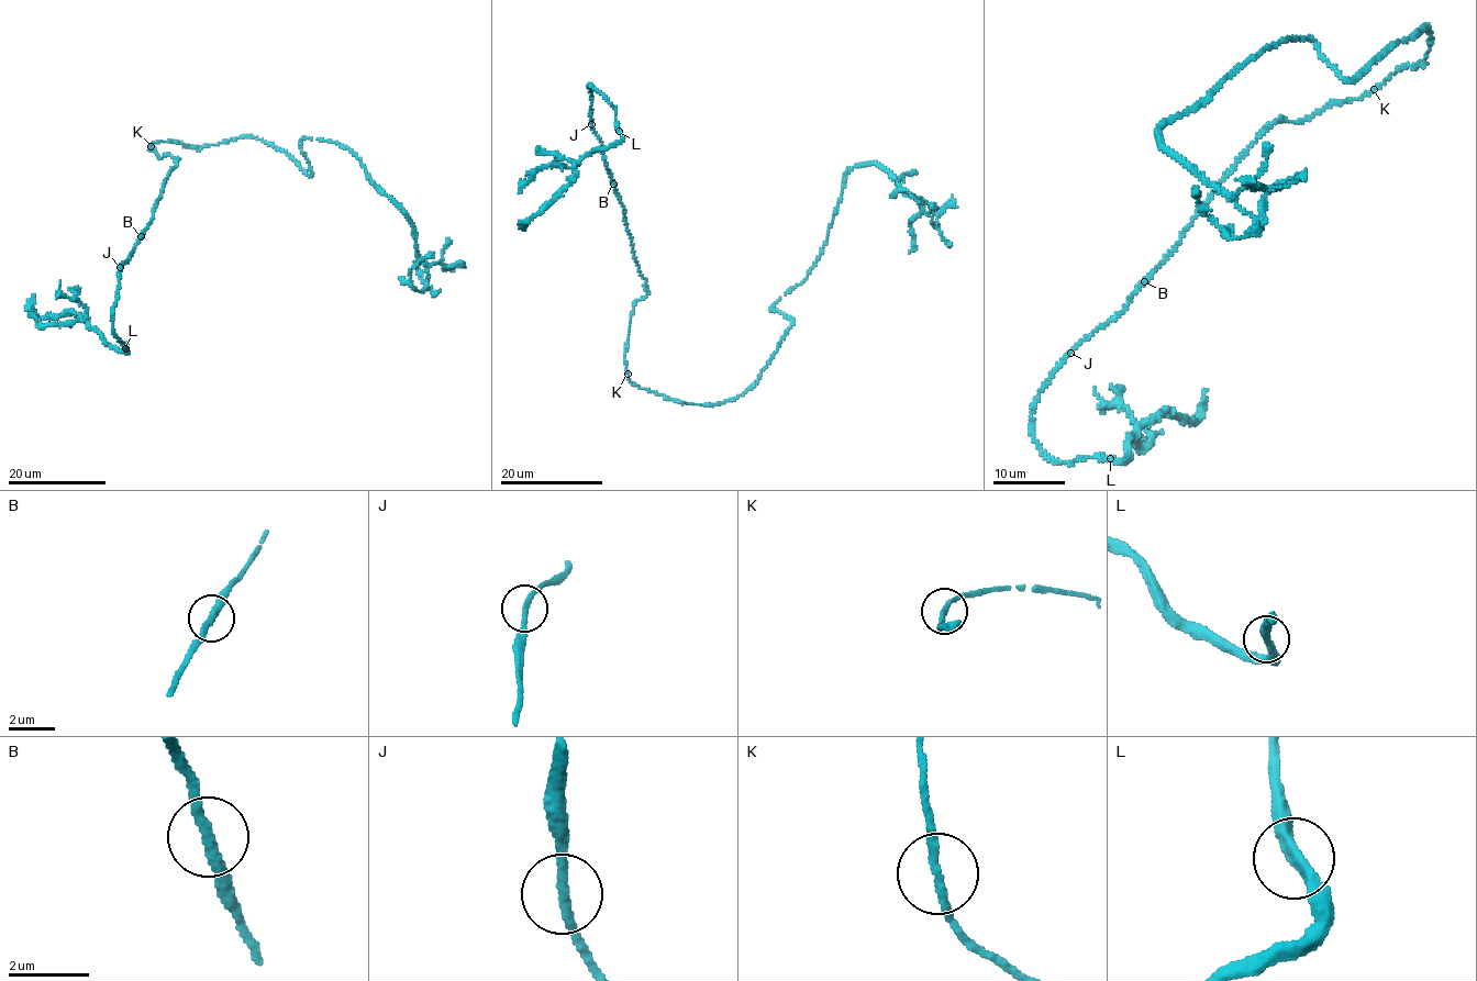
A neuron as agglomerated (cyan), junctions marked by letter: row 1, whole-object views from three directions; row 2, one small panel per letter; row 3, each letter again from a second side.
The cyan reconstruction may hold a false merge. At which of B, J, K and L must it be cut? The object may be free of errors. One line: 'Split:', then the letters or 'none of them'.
Split: none of them

